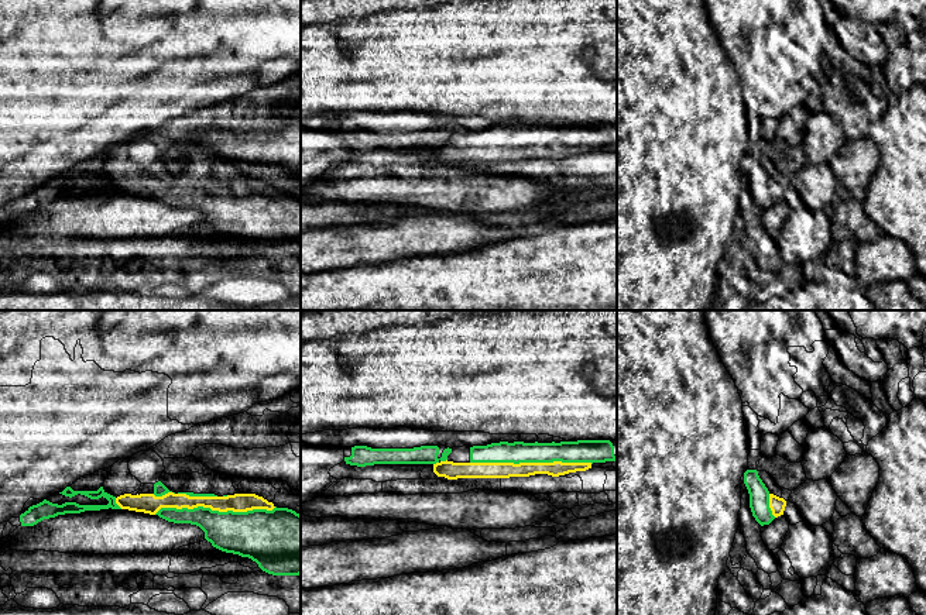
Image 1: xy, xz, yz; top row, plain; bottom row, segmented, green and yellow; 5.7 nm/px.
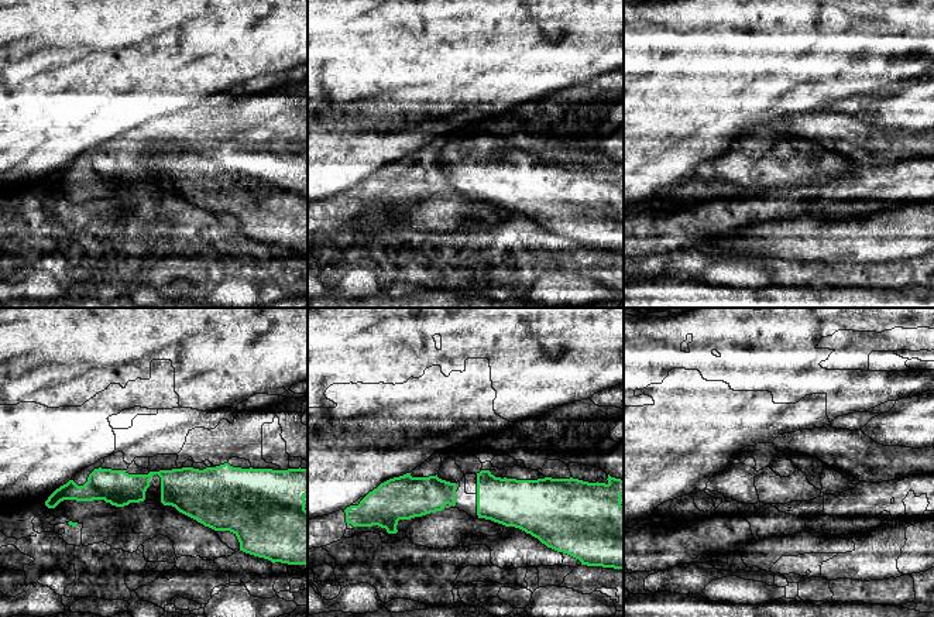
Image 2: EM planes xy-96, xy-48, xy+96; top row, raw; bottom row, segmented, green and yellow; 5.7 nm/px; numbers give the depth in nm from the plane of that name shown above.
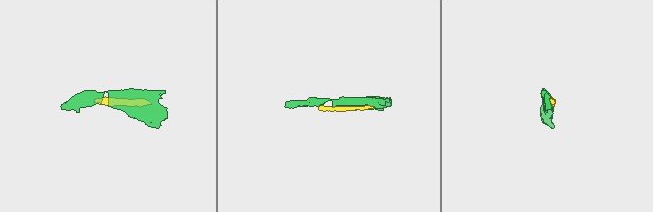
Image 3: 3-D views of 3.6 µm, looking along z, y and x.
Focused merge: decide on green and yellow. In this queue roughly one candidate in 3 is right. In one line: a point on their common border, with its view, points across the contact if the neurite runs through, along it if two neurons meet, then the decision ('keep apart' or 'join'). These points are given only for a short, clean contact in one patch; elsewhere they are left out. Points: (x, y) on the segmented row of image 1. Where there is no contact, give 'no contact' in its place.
contact xz (531, 461); join

